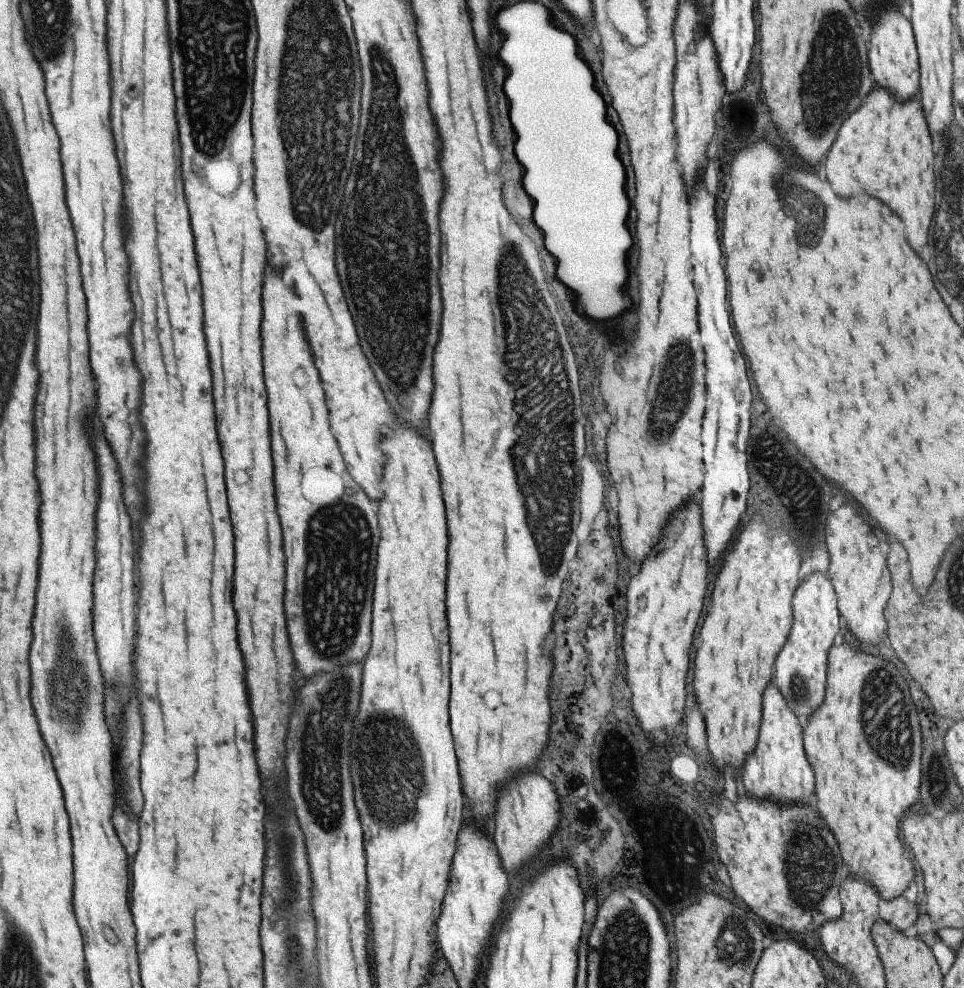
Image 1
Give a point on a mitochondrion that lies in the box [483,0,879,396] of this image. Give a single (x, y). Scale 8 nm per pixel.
(831, 80)

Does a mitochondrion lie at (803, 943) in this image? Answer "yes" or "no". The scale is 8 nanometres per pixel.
no

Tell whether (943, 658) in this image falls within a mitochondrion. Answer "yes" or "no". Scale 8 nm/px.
no

